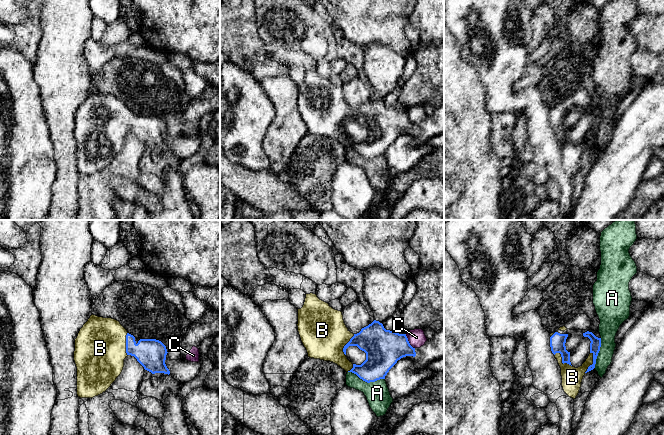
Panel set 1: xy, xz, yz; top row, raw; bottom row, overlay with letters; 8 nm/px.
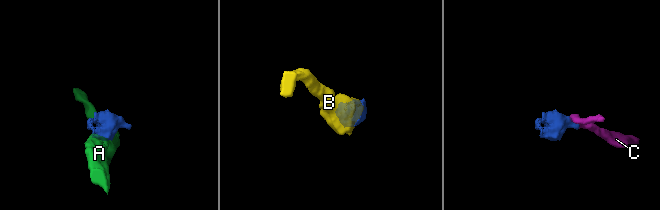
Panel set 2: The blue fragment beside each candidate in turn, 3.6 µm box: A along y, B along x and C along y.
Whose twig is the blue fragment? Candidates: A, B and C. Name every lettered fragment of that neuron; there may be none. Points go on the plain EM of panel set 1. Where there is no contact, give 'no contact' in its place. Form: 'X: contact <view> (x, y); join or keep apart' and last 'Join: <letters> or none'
A: contact xz (366, 157); keep apart
B: contact yz (562, 136); join
C: contact xz (408, 117); keep apart
Join: B

